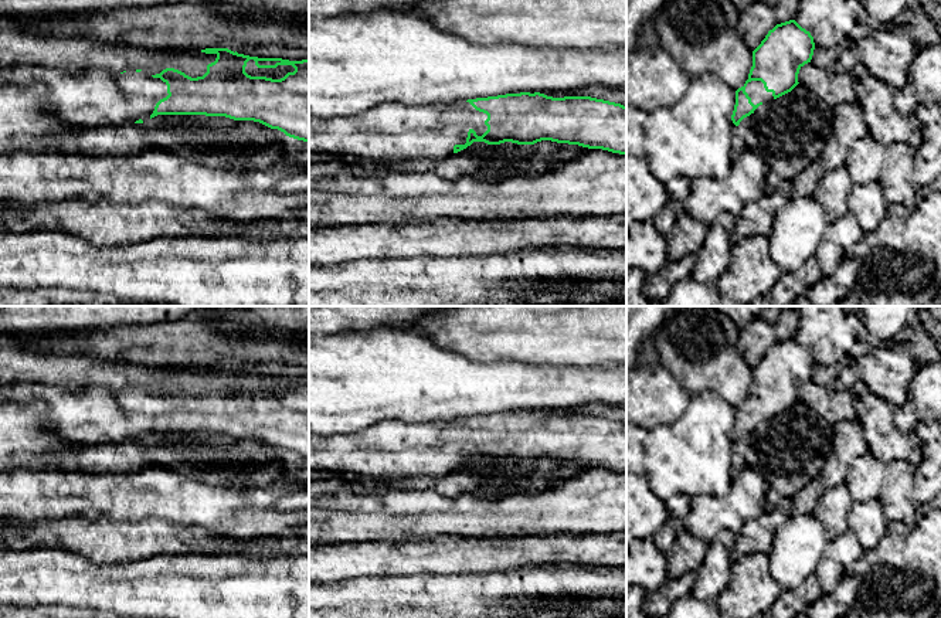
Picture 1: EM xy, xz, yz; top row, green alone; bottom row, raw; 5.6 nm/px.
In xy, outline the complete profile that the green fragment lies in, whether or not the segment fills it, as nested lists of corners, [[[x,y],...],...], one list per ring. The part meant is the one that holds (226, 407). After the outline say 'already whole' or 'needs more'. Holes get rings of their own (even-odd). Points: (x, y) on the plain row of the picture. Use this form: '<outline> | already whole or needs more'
[[[205,366],[201,370],[215,371],[217,376],[207,383],[207,390],[197,395],[174,386],[166,386],[156,393],[143,387],[112,393],[98,387],[71,391],[55,386],[13,384],[0,387],[0,405],[6,401],[18,404],[44,401],[47,405],[44,425],[65,441],[81,446],[143,441],[157,432],[205,432],[259,439],[289,455],[309,459],[309,377],[258,376],[228,366]],[[249,377],[254,377],[258,386],[292,383],[295,388],[281,397],[251,394],[245,390]]] | needs more

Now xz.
[[[520,410],[449,422],[385,420],[346,435],[309,434],[309,469],[363,478],[444,478],[473,459],[534,462],[541,458],[626,472],[626,424],[591,414],[553,415],[540,410]]] | needs more

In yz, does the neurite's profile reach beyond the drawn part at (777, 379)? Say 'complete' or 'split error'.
split error

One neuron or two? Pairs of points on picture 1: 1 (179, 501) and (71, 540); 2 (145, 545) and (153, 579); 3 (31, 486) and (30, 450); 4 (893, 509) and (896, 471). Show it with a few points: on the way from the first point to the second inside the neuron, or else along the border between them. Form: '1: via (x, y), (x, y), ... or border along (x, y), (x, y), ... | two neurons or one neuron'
1: border along (158, 518), (91, 520) | two neurons
2: border along (180, 553), (153, 553), (115, 563) | two neurons
3: border along (14, 468), (65, 471) | two neurons
4: via (896, 499), (896, 481) | one neuron

